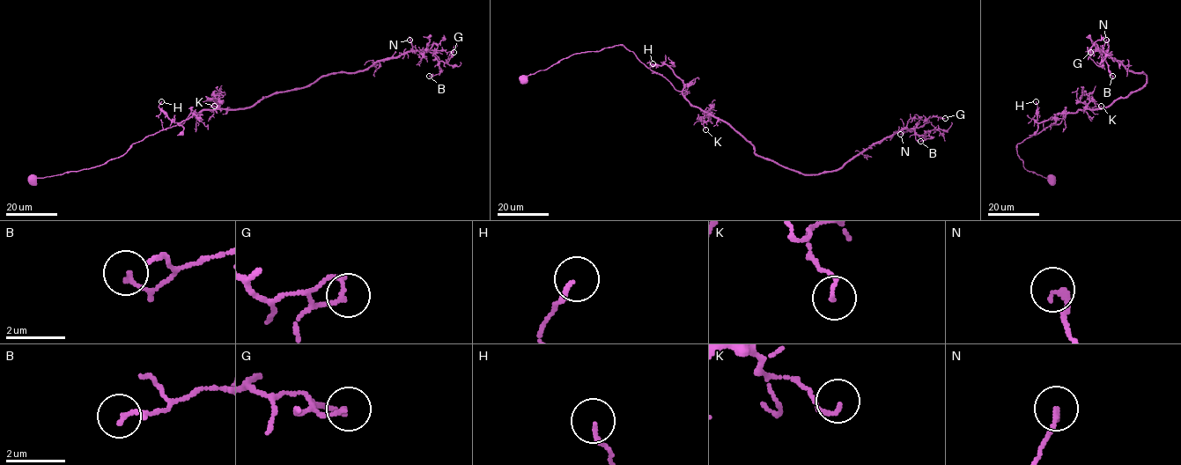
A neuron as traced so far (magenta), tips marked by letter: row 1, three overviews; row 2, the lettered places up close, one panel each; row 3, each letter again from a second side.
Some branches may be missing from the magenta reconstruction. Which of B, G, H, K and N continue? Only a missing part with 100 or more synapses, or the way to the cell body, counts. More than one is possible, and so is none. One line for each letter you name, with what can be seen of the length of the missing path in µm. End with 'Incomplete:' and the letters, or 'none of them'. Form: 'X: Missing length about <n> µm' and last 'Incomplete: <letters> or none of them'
Incomplete: none of them

